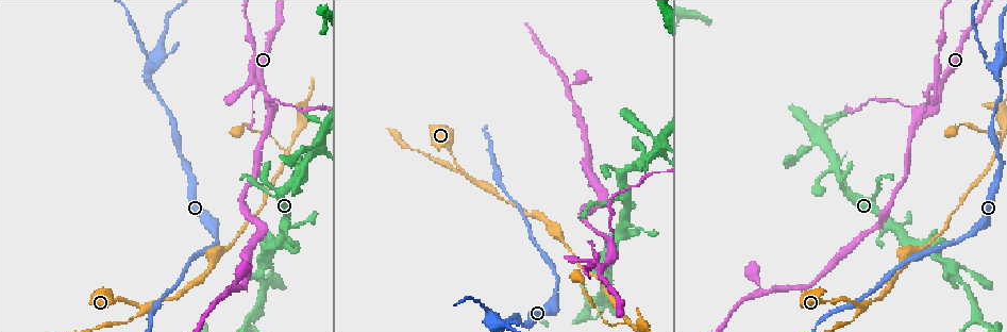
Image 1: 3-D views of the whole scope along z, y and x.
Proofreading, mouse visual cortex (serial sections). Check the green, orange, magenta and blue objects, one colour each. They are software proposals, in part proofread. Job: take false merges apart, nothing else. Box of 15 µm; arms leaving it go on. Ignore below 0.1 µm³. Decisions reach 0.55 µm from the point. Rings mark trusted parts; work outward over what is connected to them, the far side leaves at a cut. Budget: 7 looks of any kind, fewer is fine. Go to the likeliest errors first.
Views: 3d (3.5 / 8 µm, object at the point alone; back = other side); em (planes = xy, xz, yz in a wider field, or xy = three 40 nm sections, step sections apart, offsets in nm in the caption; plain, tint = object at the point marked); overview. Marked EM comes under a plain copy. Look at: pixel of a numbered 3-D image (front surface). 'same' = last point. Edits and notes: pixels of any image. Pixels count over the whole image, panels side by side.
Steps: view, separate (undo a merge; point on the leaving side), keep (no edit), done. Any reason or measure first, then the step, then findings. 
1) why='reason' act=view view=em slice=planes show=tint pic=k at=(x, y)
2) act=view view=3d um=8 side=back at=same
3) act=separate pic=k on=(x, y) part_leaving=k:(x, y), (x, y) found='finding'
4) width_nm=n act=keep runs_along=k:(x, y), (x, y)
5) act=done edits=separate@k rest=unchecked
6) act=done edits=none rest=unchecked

why='two arms in line, one across' act=view view=3d um=3.5 side=back pic=1 at=(941, 79)

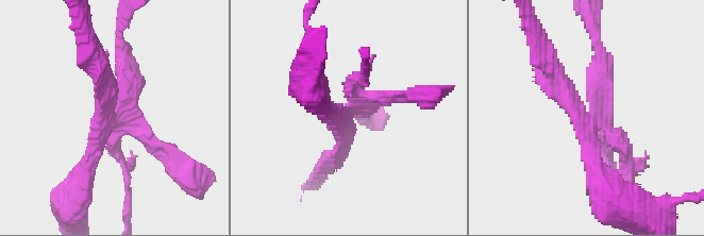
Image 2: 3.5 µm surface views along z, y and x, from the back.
act=view view=em slice=xy step=3 show=tint pic=2 at=(114, 111)

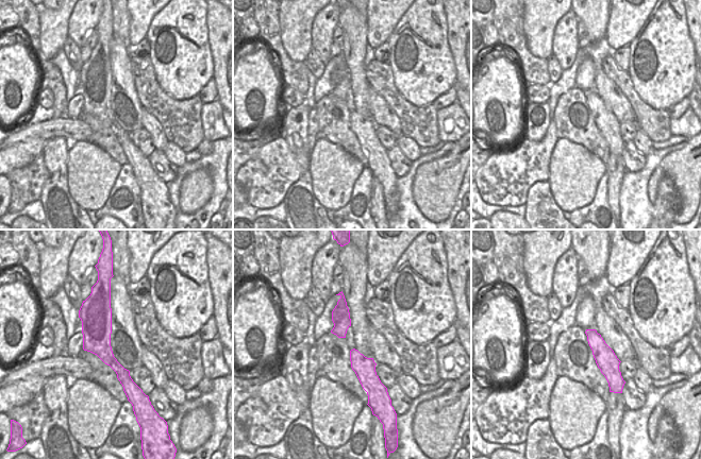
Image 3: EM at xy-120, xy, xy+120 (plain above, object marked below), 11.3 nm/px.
act=separate pic=2 on=(119, 156) part_leaving=2:(119, 110), (130, 99), (119, 28) found='a second cell is stuck on'

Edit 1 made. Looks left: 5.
why='redraw' act=view view=overview

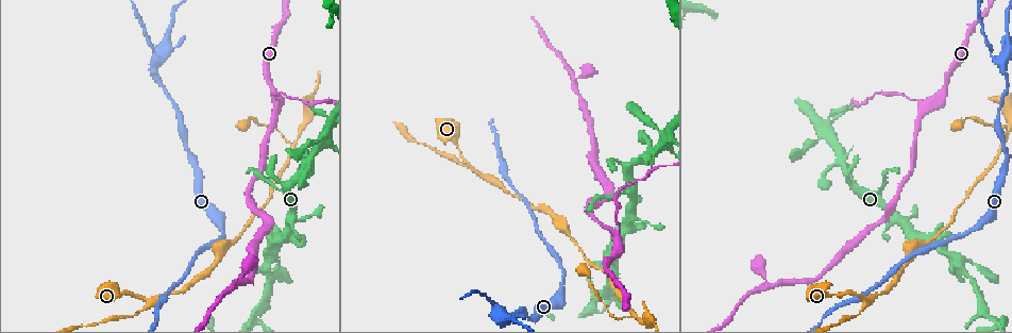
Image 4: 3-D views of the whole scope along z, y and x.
why='thick turns thin' act=view view=em slice=xy step=5 show=tint pic=4 at=(148, 302)

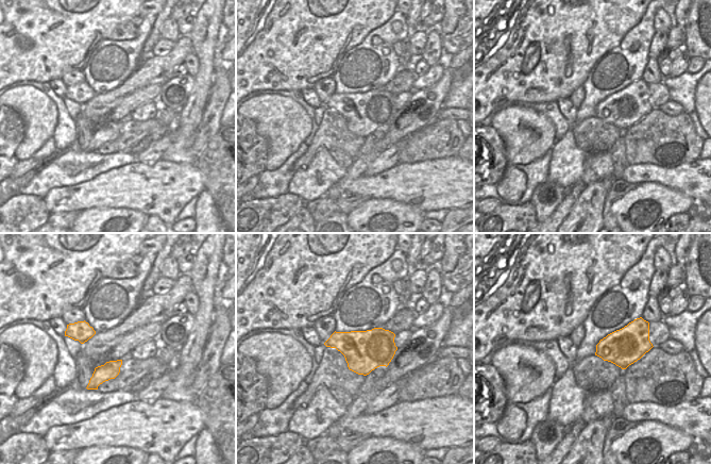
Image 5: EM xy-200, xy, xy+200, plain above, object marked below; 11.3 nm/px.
act=view view=3d um=3.5 at=same

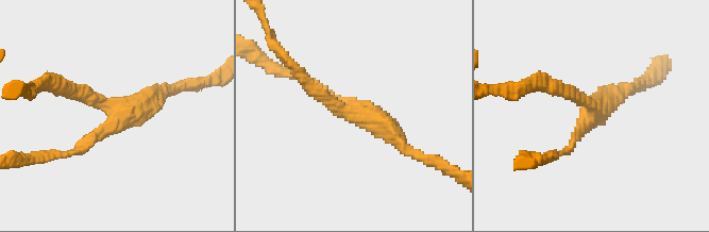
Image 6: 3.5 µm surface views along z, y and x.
arms=3 arm_widths_nm=150,200,250 act=keep runs_along=6:(302, 77), (410, 152) found='one cell here'

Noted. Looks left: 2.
why='sharp bend' act=view view=3d um=3.5 side=back pic=4 at=(634, 315)

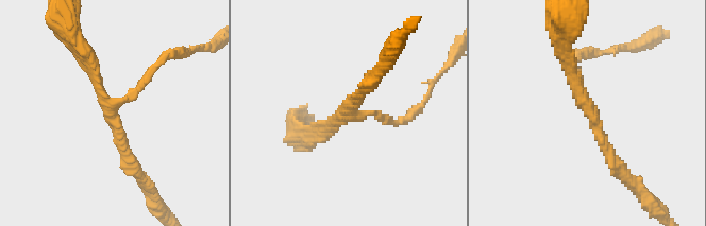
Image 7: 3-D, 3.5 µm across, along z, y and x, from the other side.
arms=3 arm_widths_nm=150,200,200 act=view view=em slice=xy step=5 show=tint pic=7 at=(106, 106)

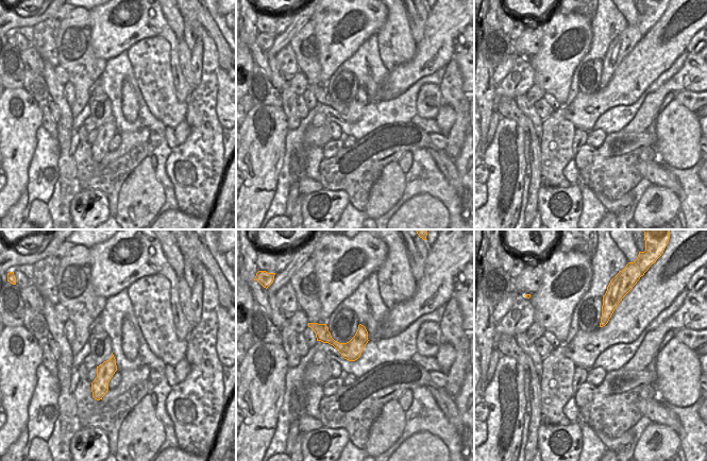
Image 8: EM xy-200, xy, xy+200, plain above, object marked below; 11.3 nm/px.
width_nm=220 act=keep runs_along=7:(615, 164), (584, 105), (562, 47) found='one cell here'

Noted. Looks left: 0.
act=done edits=separate@2 rest=unchecked

